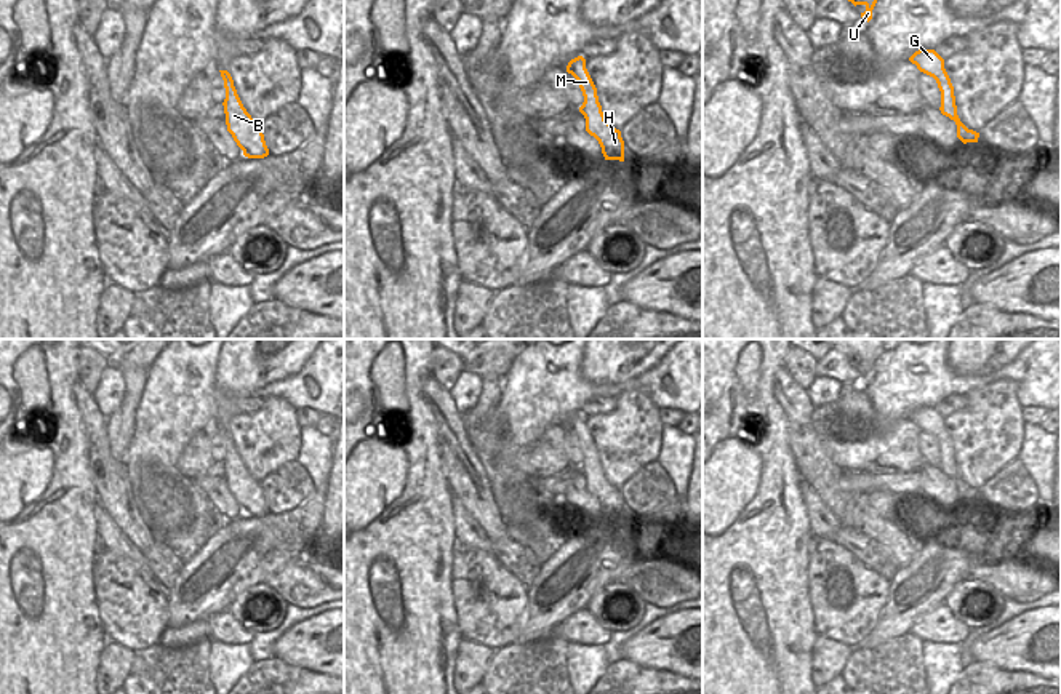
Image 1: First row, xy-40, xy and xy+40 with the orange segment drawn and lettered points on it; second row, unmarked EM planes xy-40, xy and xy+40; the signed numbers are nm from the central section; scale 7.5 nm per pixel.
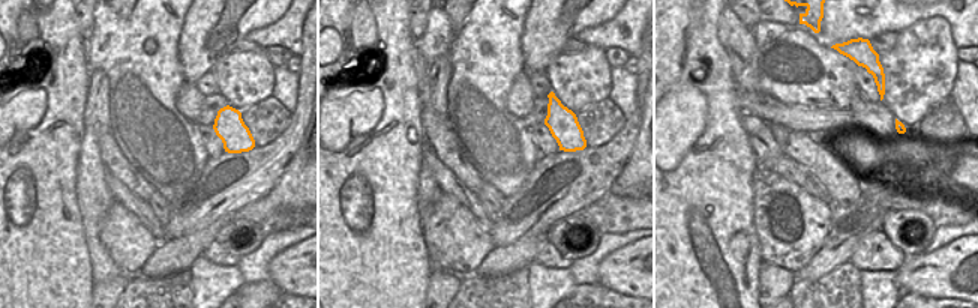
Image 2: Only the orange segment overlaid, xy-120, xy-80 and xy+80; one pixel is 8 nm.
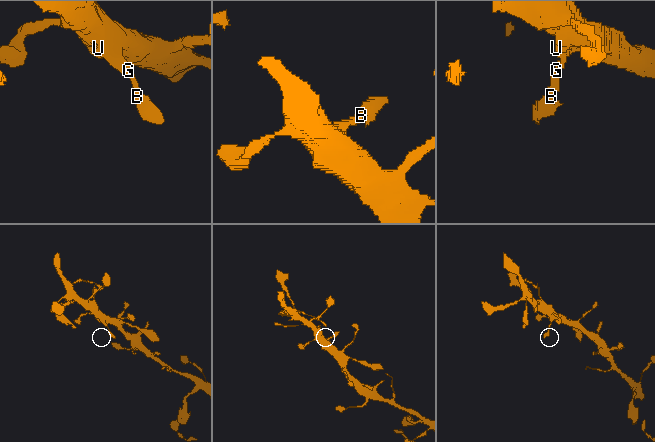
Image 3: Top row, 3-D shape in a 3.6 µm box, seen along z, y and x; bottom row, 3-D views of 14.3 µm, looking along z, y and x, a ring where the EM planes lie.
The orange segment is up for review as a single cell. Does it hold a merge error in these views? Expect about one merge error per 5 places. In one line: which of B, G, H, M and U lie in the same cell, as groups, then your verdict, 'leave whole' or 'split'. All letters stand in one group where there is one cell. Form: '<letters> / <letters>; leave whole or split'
B G H M U; leave whole

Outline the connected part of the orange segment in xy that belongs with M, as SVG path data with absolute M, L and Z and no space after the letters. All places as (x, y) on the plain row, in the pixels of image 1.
M583 414L571 417L567 424L567 430L578 438L584 454L579 470L586 477L586 489L599 499L605 518L624 520L624 499L621 489L605 478L597 446L586 427L586 417Z

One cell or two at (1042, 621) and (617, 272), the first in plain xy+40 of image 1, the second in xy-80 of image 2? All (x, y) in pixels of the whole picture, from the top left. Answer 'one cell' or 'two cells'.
one cell

